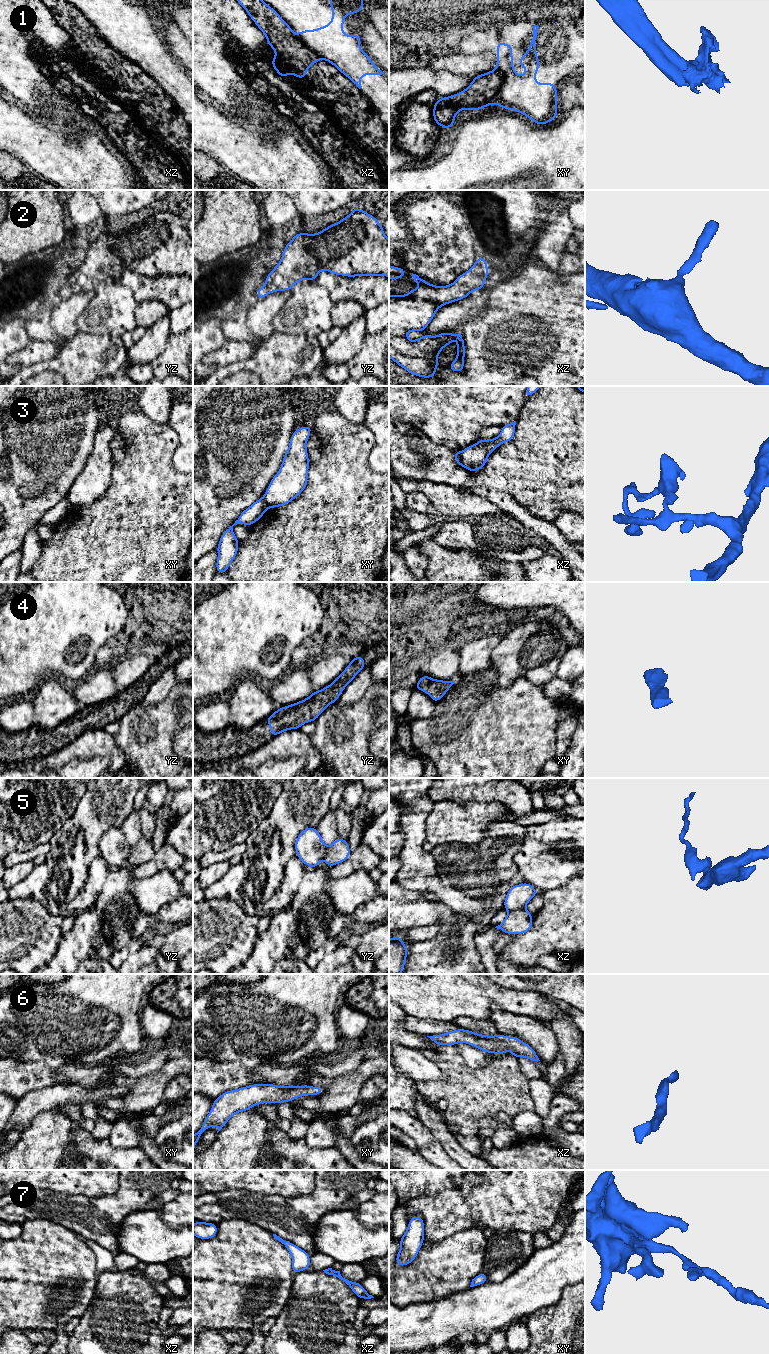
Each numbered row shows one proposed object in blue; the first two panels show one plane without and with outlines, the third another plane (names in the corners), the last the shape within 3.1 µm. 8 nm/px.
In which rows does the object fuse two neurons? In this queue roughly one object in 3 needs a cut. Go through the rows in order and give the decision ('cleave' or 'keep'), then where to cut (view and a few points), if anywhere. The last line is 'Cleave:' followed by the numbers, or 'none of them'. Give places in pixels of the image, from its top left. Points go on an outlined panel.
1: cleave; cut in xy along (496, 69), (502, 74), (502, 84), (497, 92), (495, 102)
2: keep; no cut
3: cleave; cut in xz along (459, 452), (462, 465)
4: keep; no cut
5: cleave; cut in xz along (524, 908), (508, 912)
6: keep; no cut
7: keep; no cut
Cleave: 1, 3, 5

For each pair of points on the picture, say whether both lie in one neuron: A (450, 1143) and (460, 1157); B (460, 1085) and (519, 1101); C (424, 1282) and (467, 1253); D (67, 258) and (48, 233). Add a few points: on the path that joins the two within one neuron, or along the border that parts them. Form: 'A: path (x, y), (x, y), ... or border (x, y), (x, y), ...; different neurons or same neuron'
A: path (451, 1146), (459, 1154); same neuron
B: path (475, 1091), (504, 1091); same neuron
C: path (435, 1273), (440, 1269), (448, 1267), (456, 1260); same neuron
D: border (64, 222), (64, 237), (58, 243), (34, 253); different neurons

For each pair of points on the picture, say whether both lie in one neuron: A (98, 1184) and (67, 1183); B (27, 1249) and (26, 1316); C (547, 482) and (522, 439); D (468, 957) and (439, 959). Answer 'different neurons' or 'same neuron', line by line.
A: same neuron
B: same neuron
C: same neuron
D: same neuron

